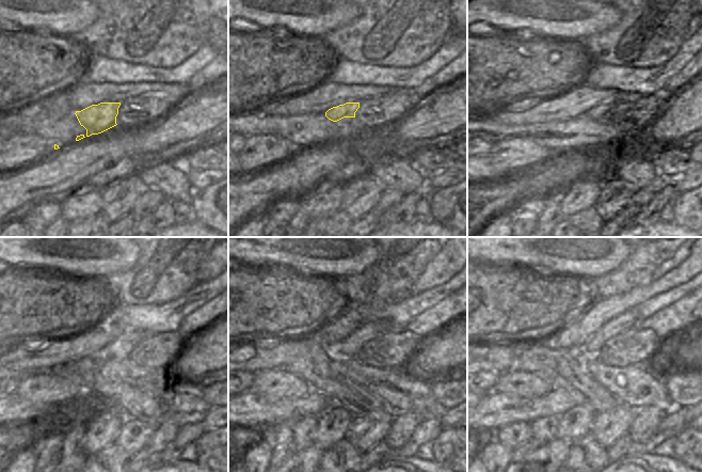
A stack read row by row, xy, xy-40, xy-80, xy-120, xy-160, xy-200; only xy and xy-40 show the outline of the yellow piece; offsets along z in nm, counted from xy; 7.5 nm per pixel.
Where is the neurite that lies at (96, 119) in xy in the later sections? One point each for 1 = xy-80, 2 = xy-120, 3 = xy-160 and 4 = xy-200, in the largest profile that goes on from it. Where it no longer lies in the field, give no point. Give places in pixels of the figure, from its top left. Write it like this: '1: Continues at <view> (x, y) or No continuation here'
1: Continues at xy-80 (596, 113)
2: Continues at xy-120 (122, 346)
3: Continues at xy-160 (348, 348)
4: Continues at xy-200 (628, 319)

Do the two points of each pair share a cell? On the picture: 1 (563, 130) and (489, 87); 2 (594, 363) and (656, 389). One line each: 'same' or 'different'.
1: different
2: same

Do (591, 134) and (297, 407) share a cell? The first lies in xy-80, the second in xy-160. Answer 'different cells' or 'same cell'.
different cells

